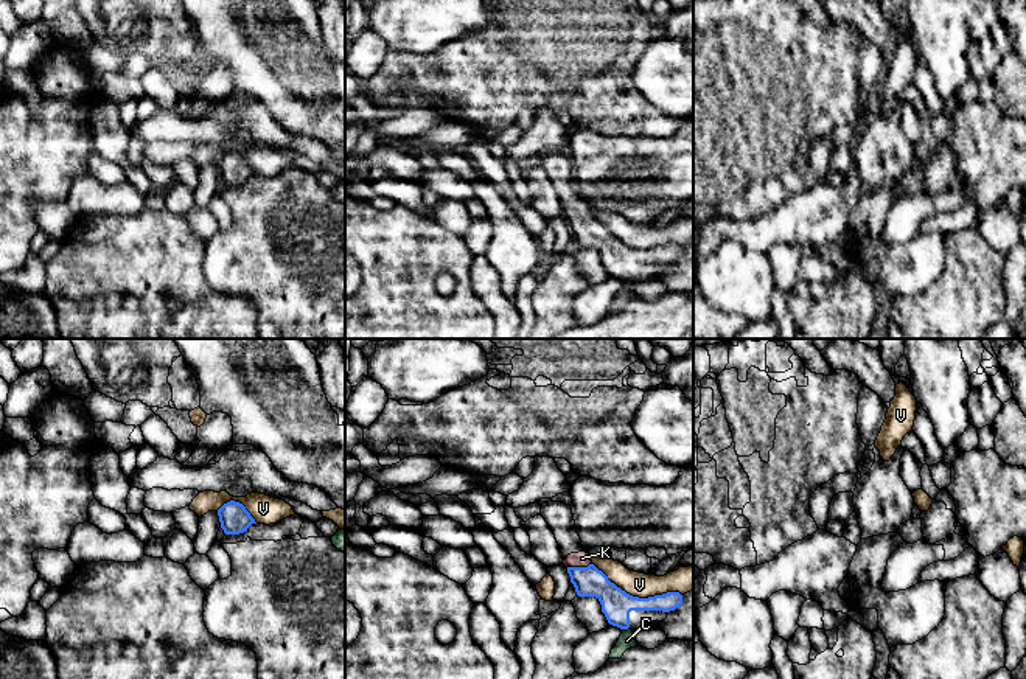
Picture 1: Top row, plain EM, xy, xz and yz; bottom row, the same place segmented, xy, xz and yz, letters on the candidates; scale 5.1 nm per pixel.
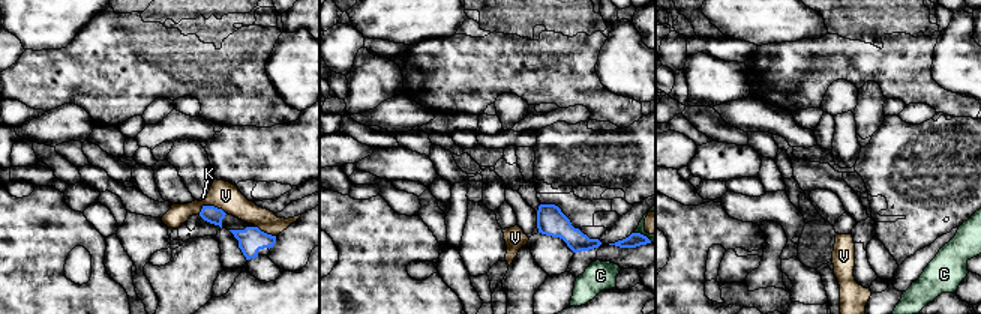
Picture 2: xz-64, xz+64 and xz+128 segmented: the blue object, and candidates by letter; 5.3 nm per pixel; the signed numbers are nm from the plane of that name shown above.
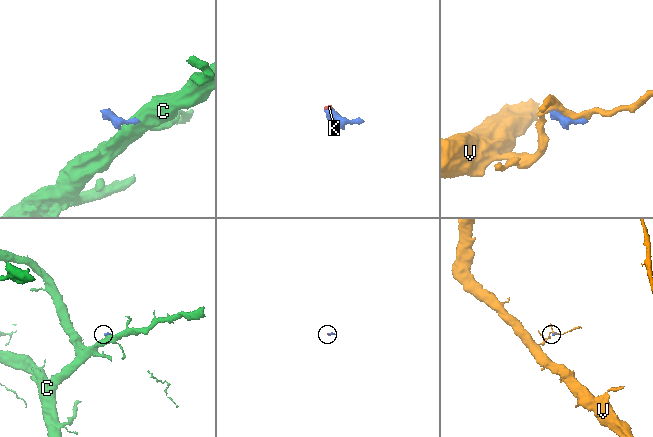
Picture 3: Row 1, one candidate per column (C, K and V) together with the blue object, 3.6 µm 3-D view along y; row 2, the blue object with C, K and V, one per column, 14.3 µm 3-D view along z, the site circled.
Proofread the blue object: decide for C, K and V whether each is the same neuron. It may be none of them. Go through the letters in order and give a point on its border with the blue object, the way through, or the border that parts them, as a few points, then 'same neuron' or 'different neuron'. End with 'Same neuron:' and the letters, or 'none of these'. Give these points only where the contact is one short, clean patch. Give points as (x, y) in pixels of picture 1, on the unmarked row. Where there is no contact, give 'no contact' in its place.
C: xz (625, 280) | different neuron
K: xz (579, 219) | across xz (589, 233), (579, 219), (582, 210) | same neuron
V: xz (638, 249) | different neuron
Same neuron: K

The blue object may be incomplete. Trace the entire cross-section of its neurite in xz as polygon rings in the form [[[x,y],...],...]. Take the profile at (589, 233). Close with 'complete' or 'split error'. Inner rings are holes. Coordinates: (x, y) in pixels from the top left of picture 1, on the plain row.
[[[549,152],[541,157],[541,168],[555,186],[563,205],[563,216],[567,221],[577,247],[595,249],[609,277],[620,281],[658,280],[670,263],[682,256],[679,244],[639,250],[611,235],[592,216],[591,207],[583,202],[571,157]]]; split error

